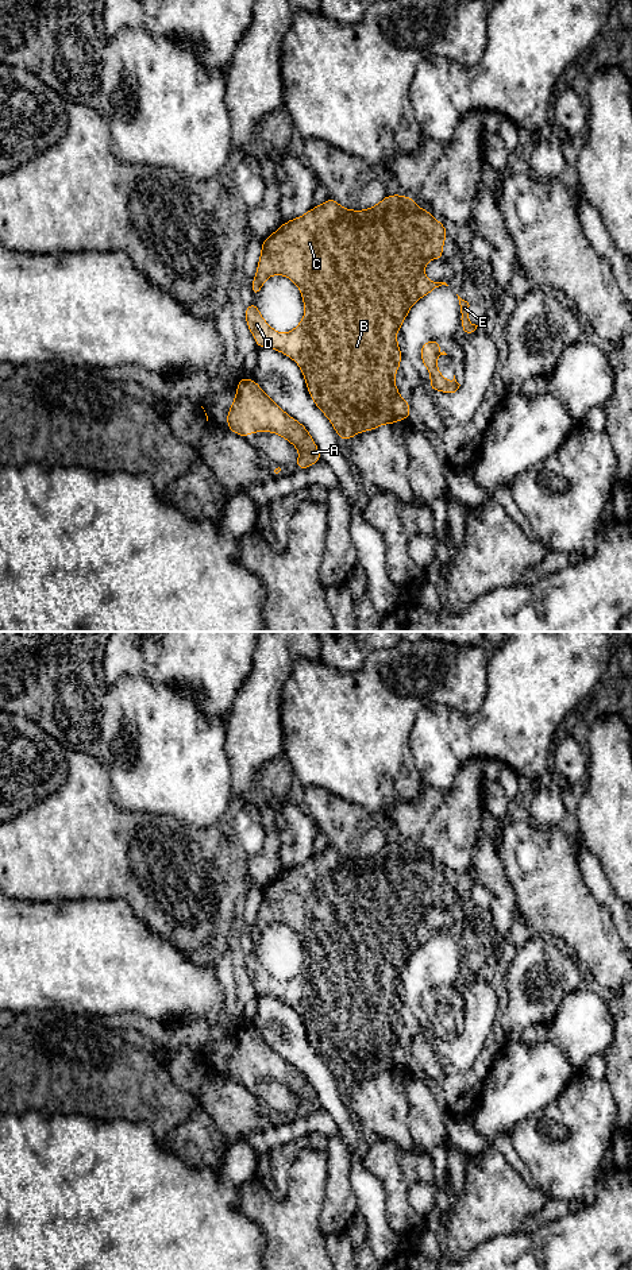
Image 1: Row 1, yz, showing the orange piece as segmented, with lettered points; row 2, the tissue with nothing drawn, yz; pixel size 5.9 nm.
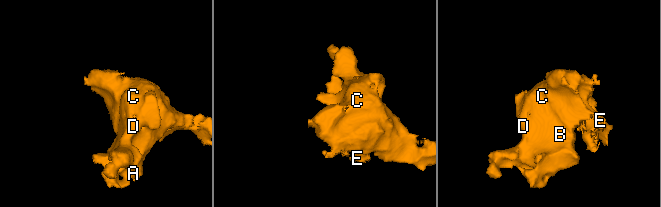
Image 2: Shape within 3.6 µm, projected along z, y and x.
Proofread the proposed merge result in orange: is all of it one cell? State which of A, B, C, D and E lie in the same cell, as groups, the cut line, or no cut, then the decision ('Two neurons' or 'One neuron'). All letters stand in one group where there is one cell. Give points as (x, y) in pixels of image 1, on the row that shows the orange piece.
Groups: A B C D E. No split. One neuron

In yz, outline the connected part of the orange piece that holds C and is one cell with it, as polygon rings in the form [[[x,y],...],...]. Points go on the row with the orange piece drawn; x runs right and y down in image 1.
[[[388,194],[379,204],[366,211],[344,209],[330,197],[302,217],[284,223],[262,242],[261,259],[251,283],[253,297],[261,293],[269,277],[281,274],[301,290],[305,314],[292,332],[280,333],[262,319],[253,302],[244,312],[247,327],[257,347],[274,348],[301,367],[313,402],[328,417],[342,440],[411,417],[411,406],[400,397],[393,382],[402,356],[396,333],[416,301],[442,285],[448,286],[446,282],[428,281],[424,275],[429,259],[443,259],[442,247],[447,235],[443,223],[436,221],[431,212],[419,208],[412,197]]]

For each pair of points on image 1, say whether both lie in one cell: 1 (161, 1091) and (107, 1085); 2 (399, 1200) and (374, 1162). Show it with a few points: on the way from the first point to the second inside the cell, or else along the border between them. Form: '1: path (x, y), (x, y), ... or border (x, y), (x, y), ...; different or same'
1: path (147, 1091), (134, 1085), (120, 1085); same
2: path (397, 1191), (396, 1184), (384, 1172); same

